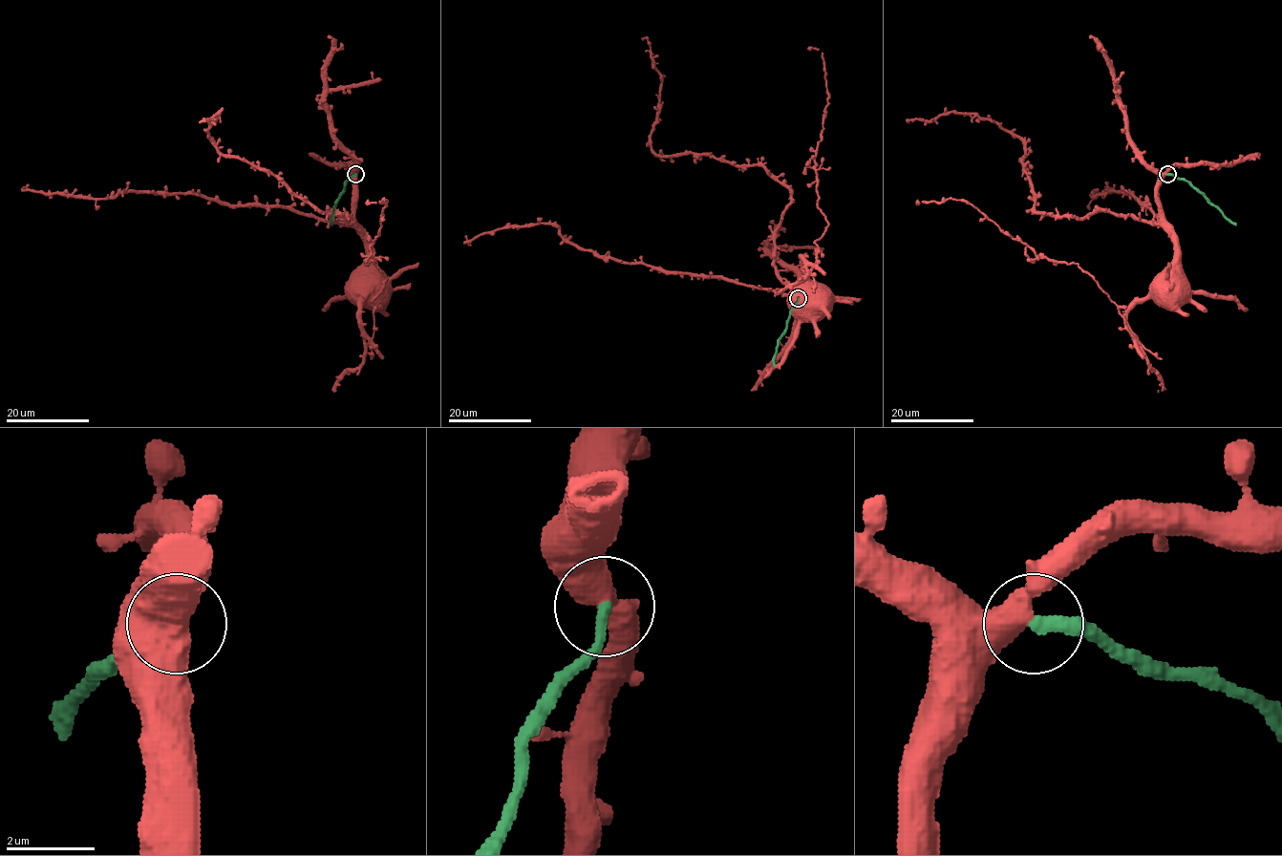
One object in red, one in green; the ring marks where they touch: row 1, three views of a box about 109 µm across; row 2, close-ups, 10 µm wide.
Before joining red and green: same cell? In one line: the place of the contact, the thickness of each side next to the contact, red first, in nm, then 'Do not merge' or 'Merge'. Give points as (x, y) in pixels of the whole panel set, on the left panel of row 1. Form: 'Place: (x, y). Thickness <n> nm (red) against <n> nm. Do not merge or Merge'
Place: (355, 174). Thickness 500 nm (red) against 300 nm. Do not merge

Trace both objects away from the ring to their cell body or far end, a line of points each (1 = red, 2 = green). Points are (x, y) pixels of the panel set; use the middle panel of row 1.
1: (799, 297), (797, 288), (812, 305), (822, 285), (818, 288)
2: (799, 297), (787, 330), (779, 341), (773, 366)

